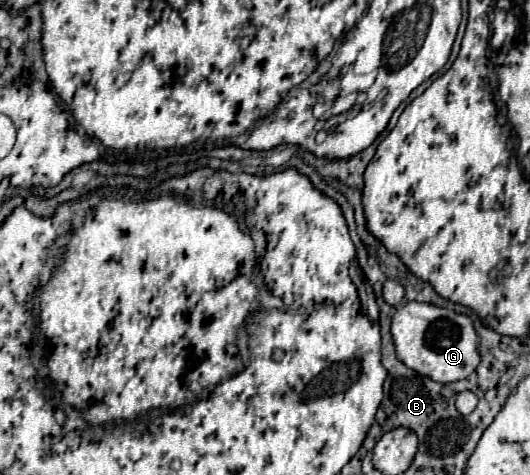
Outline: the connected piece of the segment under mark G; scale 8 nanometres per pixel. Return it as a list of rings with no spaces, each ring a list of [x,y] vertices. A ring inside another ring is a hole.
[[[404,302],[392,318],[396,356],[412,370],[436,382],[450,384],[468,378],[480,364],[478,334],[468,316],[424,302]]]

